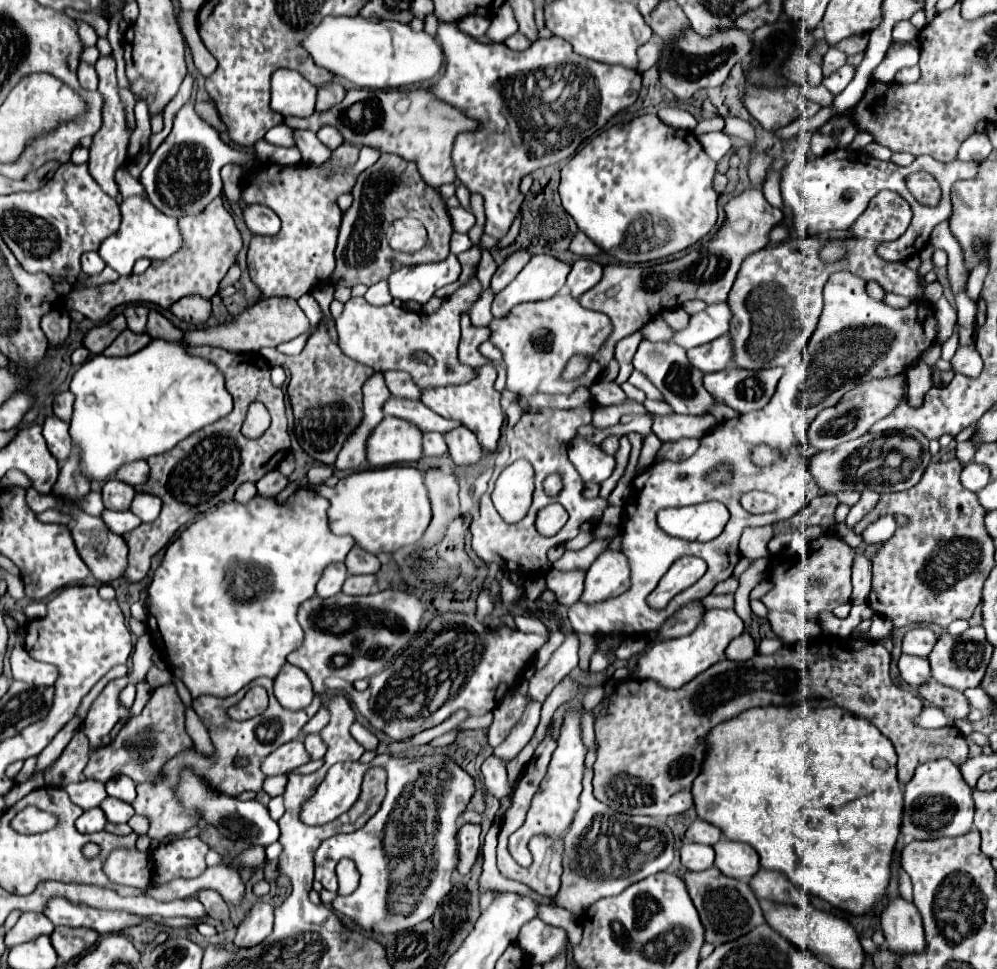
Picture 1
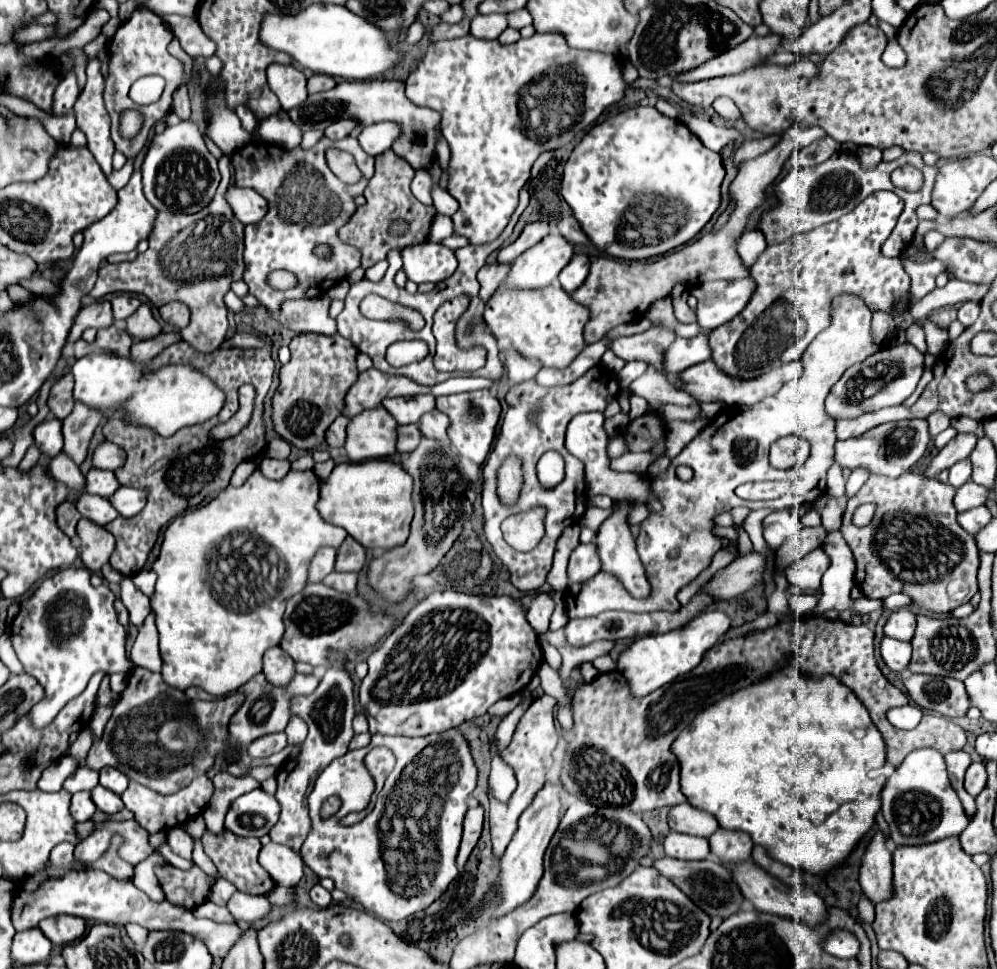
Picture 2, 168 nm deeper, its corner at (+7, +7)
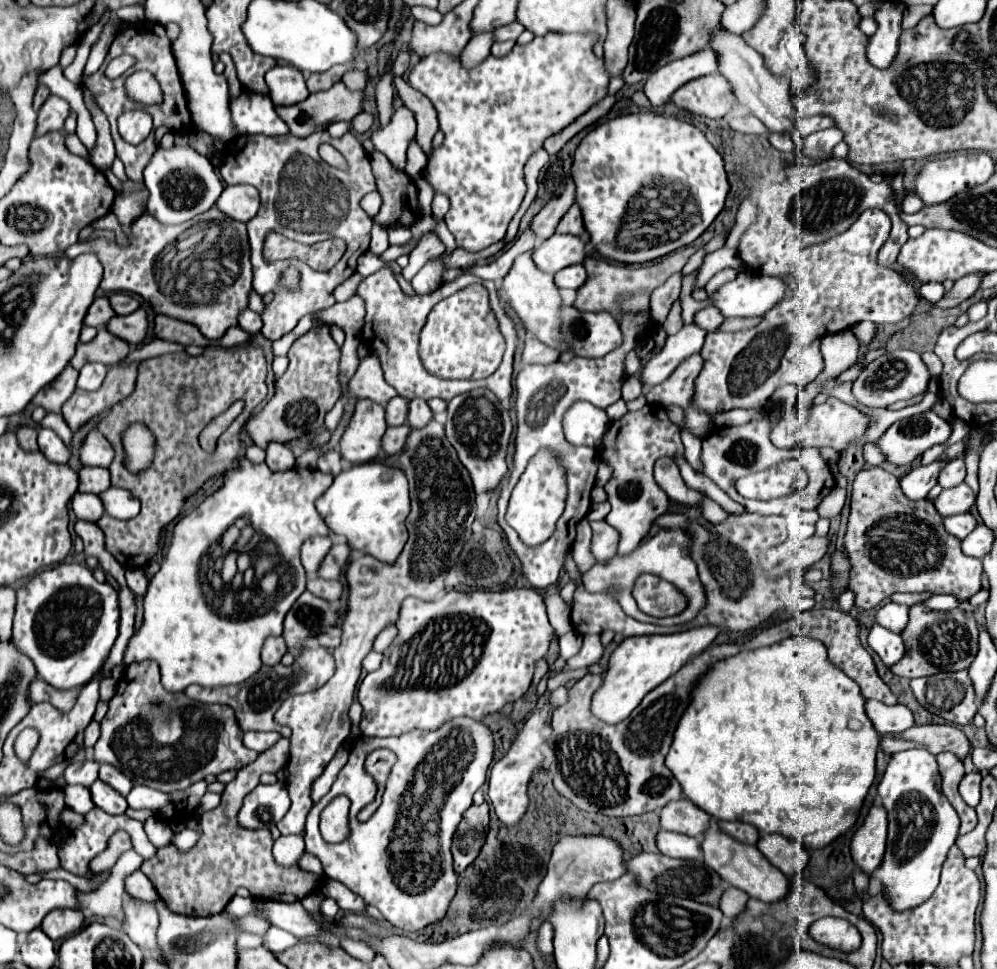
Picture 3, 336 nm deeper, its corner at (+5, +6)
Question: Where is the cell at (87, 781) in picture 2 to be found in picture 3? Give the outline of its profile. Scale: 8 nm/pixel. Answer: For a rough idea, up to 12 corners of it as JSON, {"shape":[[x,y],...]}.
{"shape":[[77,762],[65,768],[67,784],[91,786],[99,762]]}

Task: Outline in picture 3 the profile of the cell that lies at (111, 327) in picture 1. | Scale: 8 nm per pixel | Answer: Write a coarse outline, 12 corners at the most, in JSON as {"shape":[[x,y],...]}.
{"shape":[[107,296],[95,298],[85,324],[101,328],[115,312]]}

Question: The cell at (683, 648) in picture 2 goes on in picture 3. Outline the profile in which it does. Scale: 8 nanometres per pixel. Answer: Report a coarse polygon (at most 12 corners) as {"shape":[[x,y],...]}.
{"shape":[[719,628],[625,638],[591,712],[625,720]]}

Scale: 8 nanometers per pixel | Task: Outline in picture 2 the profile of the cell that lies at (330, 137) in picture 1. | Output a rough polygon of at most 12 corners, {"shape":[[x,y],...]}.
{"shape":[[343,119],[331,123],[323,133],[327,139],[351,135],[357,123]]}

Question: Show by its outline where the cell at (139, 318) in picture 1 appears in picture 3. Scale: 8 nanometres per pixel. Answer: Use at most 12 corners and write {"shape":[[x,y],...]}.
{"shape":[[115,292],[109,296],[115,314],[131,314],[139,302],[129,294]]}

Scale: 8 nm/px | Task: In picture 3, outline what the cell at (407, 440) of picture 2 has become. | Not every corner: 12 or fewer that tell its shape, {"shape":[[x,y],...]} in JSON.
{"shape":[[409,426],[387,428],[381,450],[391,456],[401,452]]}

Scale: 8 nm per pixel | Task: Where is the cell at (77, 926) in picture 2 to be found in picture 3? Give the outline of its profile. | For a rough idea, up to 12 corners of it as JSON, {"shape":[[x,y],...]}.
{"shape":[[55,908],[41,928],[63,940],[83,928],[83,912]]}

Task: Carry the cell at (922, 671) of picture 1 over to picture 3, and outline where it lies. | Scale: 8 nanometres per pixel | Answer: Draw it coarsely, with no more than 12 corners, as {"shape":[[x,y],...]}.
{"shape":[[879,624],[867,642],[891,666],[905,656],[901,636]]}

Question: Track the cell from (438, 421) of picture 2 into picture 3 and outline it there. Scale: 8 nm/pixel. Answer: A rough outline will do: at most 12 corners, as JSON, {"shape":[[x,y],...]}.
{"shape":[[425,400],[409,402],[407,424],[425,426],[433,412]]}

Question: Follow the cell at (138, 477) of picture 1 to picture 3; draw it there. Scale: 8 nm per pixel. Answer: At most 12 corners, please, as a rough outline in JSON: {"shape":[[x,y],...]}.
{"shape":[[91,430],[79,448],[85,466],[107,468],[113,448]]}

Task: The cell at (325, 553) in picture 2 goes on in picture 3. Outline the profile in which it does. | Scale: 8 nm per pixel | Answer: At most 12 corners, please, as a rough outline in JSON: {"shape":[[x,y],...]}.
{"shape":[[313,536],[301,546],[301,562],[309,578],[331,546],[329,536]]}

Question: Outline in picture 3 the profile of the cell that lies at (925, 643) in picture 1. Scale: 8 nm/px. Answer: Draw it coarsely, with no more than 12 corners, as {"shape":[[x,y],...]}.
{"shape":[[887,602],[875,614],[877,624],[901,632],[909,608]]}

